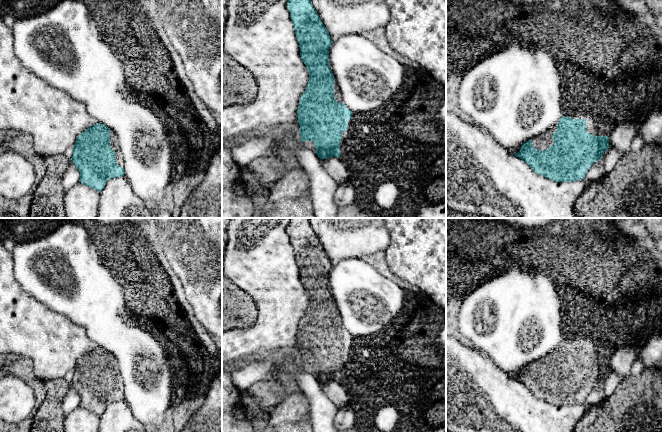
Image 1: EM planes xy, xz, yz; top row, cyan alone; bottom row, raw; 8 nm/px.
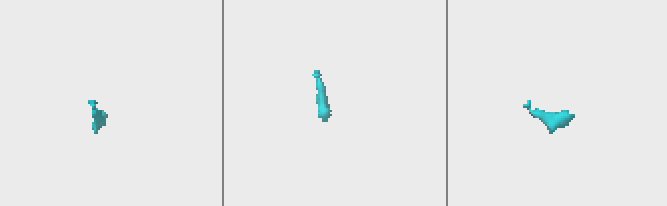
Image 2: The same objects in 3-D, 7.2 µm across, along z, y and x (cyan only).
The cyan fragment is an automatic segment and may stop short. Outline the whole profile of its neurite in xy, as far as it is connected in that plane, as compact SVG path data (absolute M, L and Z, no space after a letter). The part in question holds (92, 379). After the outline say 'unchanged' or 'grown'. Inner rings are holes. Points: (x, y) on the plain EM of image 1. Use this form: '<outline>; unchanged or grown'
M102 347L79 358L71 384L80 396L79 406L98 416L109 403L125 398L119 363Z; grown

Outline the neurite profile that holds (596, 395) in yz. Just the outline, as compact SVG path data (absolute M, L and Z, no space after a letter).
M599 383L589 392L584 401L586 412L588 413L593 407L599 405L604 400L605 400L604 388L602 383Z

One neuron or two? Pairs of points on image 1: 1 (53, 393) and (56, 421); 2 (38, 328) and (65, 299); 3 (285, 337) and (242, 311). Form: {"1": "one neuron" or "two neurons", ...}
{"1": "one neuron", "2": "two neurons", "3": "two neurons"}

